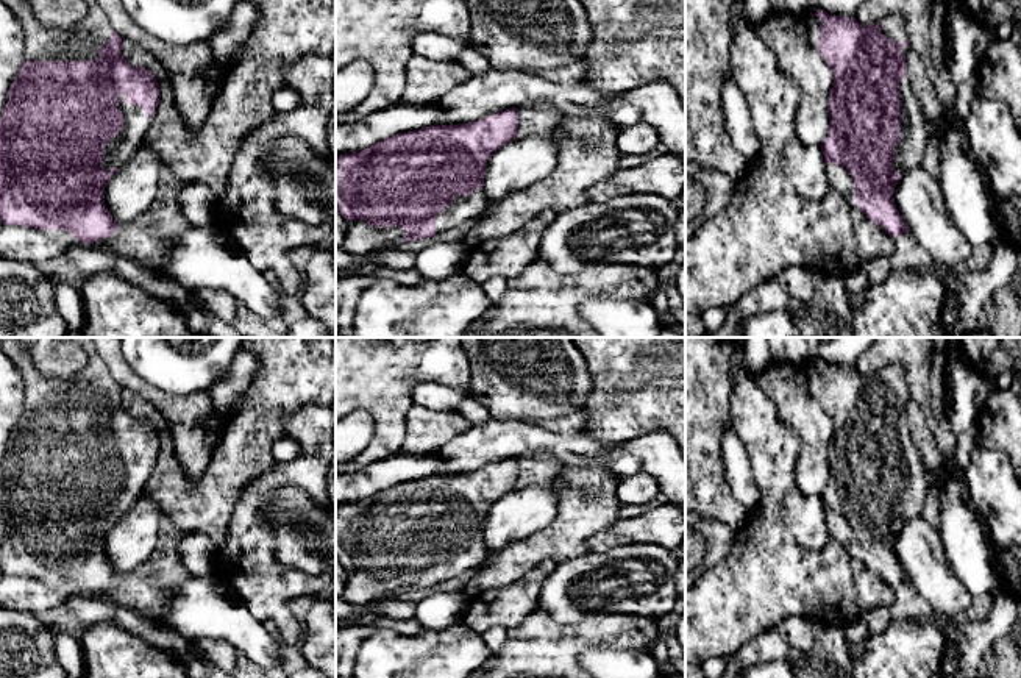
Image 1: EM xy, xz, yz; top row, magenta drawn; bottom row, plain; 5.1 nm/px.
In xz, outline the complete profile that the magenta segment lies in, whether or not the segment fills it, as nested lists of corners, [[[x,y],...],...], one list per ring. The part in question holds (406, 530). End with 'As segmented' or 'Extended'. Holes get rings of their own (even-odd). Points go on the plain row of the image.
[[[509,458],[470,473],[429,475],[400,483],[361,501],[336,508],[336,561],[347,570],[342,598],[370,605],[414,589],[428,589],[489,558],[484,523],[489,508],[515,489],[518,459]]]. Extended

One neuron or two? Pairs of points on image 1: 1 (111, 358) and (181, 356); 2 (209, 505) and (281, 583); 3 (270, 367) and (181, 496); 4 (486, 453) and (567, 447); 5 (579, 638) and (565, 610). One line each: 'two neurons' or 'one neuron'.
1: two neurons
2: two neurons
3: one neuron
4: one neuron
5: two neurons

